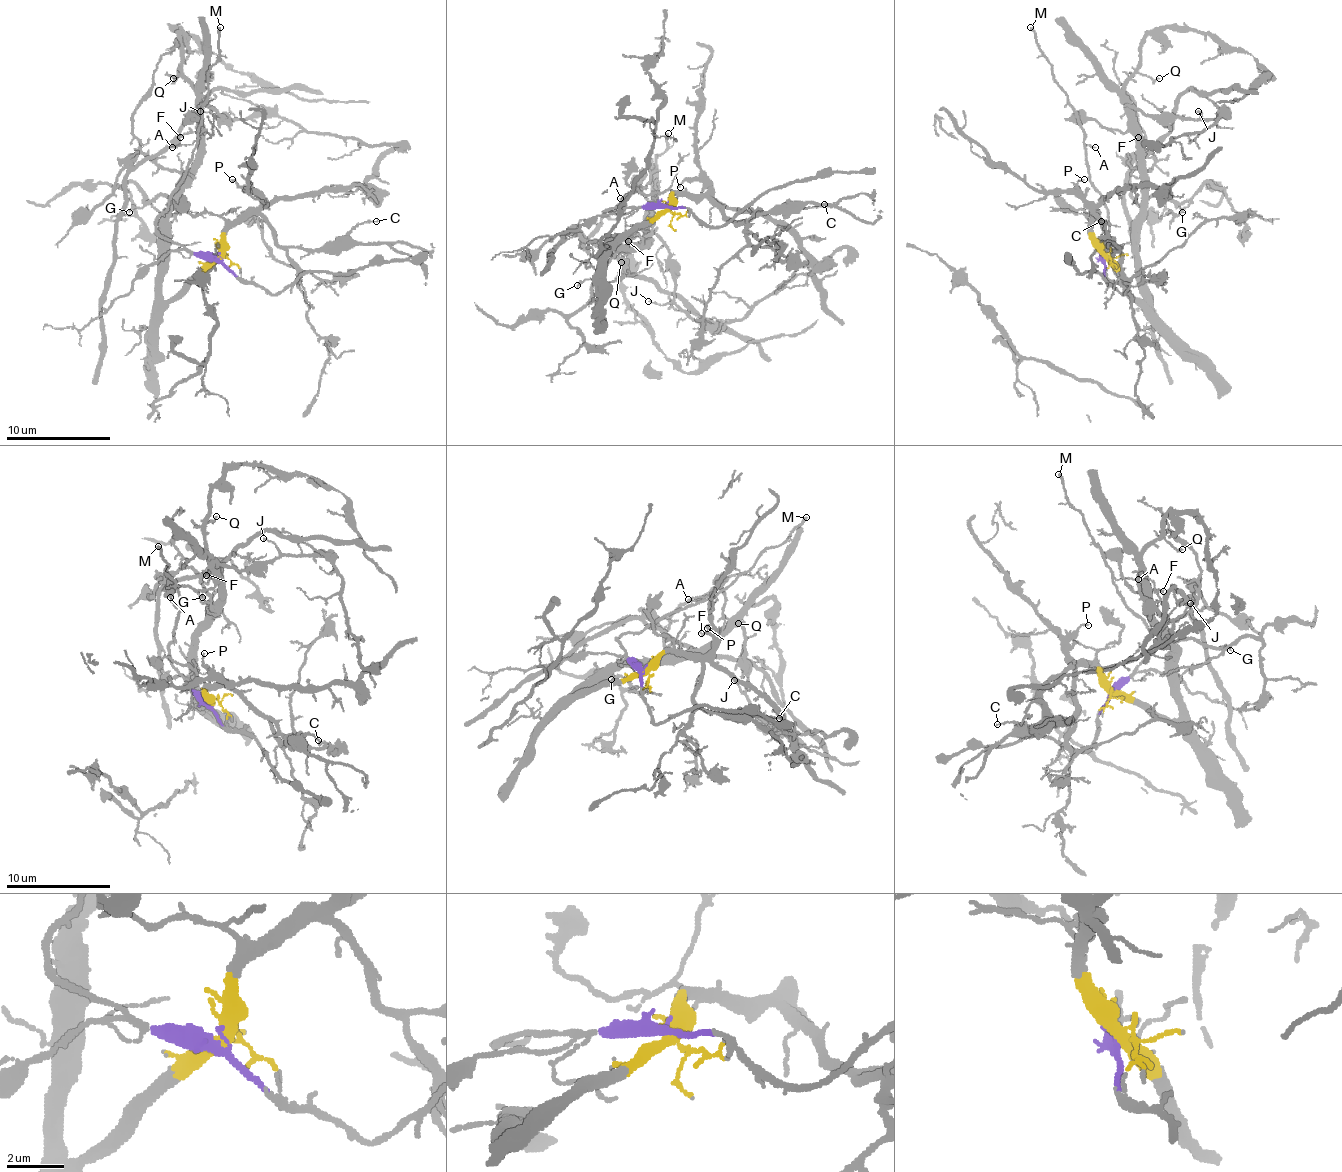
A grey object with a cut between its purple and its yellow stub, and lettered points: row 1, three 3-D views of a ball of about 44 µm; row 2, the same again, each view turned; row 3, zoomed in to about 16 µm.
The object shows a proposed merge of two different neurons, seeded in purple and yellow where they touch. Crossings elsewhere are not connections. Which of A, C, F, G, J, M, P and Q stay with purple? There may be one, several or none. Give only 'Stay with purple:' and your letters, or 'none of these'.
Stay with purple: A, M

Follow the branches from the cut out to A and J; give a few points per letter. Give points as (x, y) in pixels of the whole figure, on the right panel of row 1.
A: (1102, 254), (1108, 218), (1102, 194), (1089, 179), (1084, 145), (1095, 148)
J: (1105, 254), (1121, 283), (1141, 296), (1141, 161), (1131, 106), (1149, 116), (1193, 119), (1199, 111)

